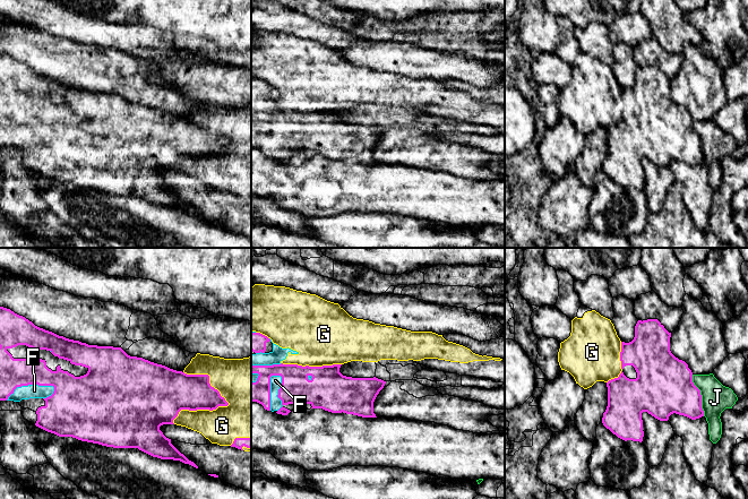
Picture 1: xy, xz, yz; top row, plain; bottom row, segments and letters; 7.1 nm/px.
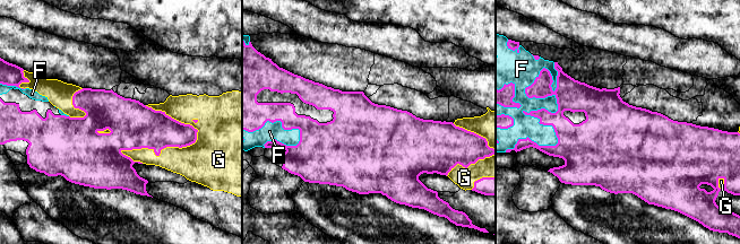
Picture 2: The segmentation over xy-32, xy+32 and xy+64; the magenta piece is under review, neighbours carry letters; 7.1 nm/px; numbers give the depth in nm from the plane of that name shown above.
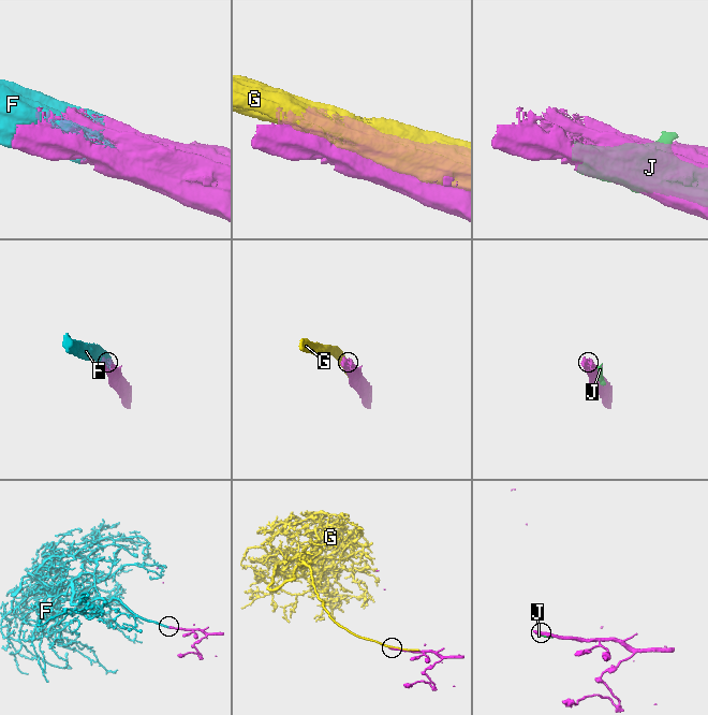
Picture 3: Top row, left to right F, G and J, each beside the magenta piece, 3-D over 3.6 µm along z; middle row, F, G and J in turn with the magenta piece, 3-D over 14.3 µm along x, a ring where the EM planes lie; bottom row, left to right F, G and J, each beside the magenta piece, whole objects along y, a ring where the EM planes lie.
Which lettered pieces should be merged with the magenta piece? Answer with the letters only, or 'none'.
F

